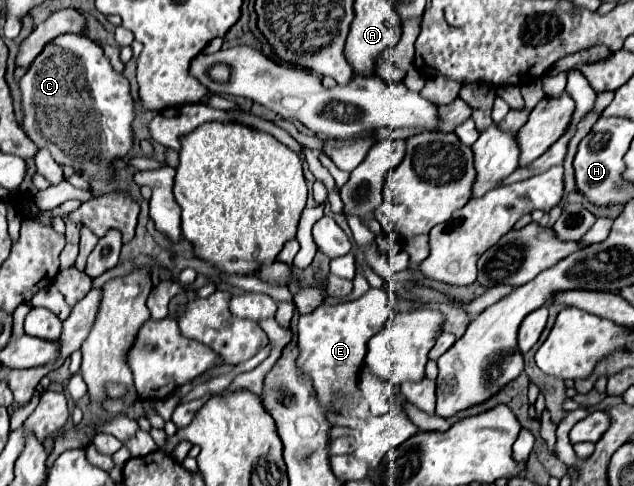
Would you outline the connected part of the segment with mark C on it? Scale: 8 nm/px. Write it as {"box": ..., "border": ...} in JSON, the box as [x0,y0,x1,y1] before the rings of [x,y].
{"box":[20,34,136,180],"border":[[[64,34],[54,38],[44,46],[44,50],[30,64],[28,72],[20,80],[22,94],[22,130],[36,144],[38,150],[48,150],[58,164],[68,164],[76,172],[82,172],[88,180],[114,180],[112,162],[116,158],[124,158],[130,154],[134,146],[134,130],[132,122],[136,116],[134,98],[130,94],[130,82],[124,74],[116,72],[110,60],[104,56],[104,50],[98,42],[88,38],[86,34]]]}

